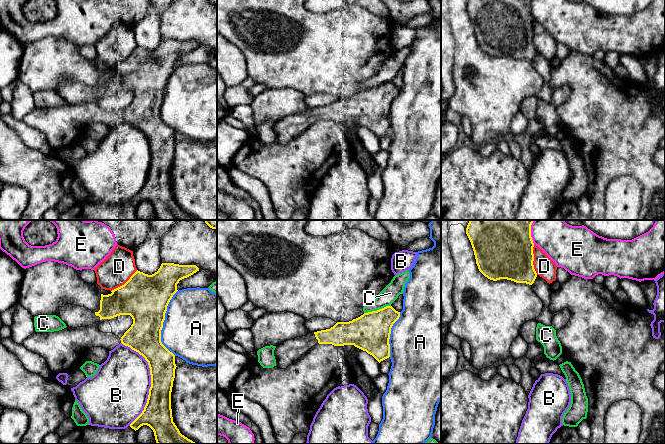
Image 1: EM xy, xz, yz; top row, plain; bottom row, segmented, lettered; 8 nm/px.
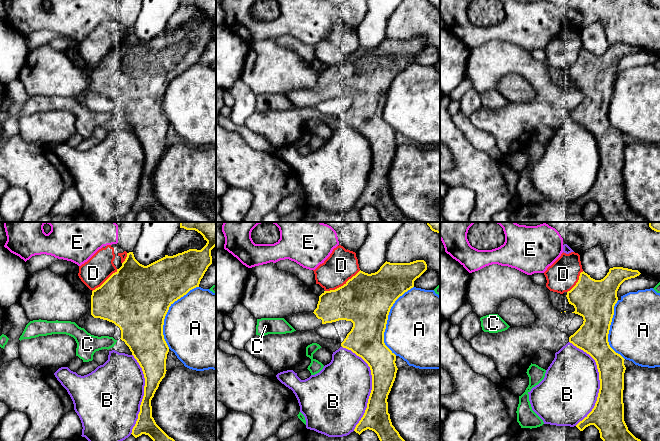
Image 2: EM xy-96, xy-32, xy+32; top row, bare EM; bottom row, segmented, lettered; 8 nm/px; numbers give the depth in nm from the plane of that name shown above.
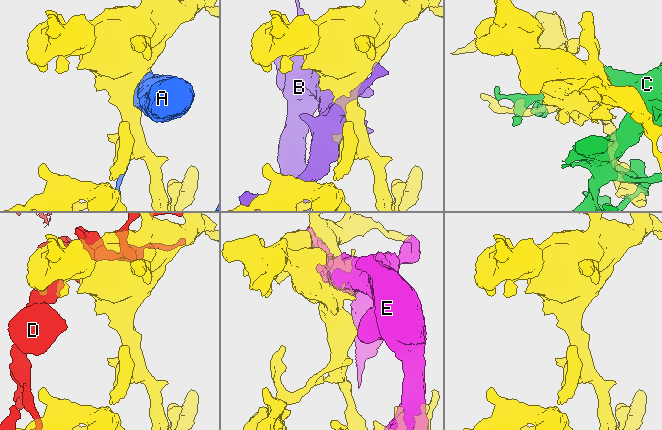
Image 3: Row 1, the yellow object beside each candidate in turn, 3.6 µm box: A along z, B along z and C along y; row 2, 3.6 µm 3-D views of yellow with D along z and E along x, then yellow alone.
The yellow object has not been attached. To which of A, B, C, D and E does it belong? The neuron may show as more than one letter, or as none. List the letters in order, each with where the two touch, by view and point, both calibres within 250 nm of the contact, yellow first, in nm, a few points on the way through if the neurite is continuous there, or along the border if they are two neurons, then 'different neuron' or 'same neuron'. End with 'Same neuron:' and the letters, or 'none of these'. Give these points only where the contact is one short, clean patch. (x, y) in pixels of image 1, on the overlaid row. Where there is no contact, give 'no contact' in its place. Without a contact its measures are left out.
A: contact xy (162, 323); calibres 380 and 480 nm; different neuron
B: contact xy (151, 380); calibres 220 and 460 nm; different neuron
C: contact xz (377, 310); calibres 320 and 140 nm; border xz (390, 305), (364, 313); different neuron
D: contact yz (533, 260); calibres 460 and 160 nm; different neuron
E: contact yz (530, 232); calibres 500 and 300 nm; different neuron
Same neuron: none of these

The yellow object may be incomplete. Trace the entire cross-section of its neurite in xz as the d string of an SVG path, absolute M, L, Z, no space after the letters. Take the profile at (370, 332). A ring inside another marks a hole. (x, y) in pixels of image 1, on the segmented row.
M386 306L349 322L337 322L330 329L284 341L274 350L276 366L286 369L317 344L354 345L380 363L390 357L391 328L399 317L400 312Z

